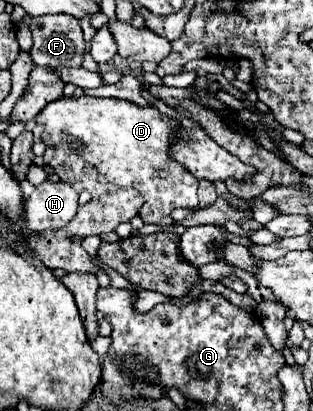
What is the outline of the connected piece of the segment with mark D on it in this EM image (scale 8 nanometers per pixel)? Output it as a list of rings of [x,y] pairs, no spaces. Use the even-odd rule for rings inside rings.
[[[82,95],[78,99],[60,97],[48,103],[48,107],[44,107],[40,115],[36,115],[36,123],[44,125],[42,141],[46,145],[44,151],[46,163],[60,175],[64,183],[70,183],[78,193],[90,191],[92,197],[96,197],[104,195],[106,191],[114,191],[116,187],[136,187],[146,199],[144,207],[138,213],[144,223],[158,223],[178,207],[188,207],[188,209],[198,207],[198,195],[196,195],[198,181],[190,181],[190,173],[184,171],[184,167],[168,155],[174,133],[178,131],[176,119],[170,119],[150,107],[142,109],[130,101]]]

